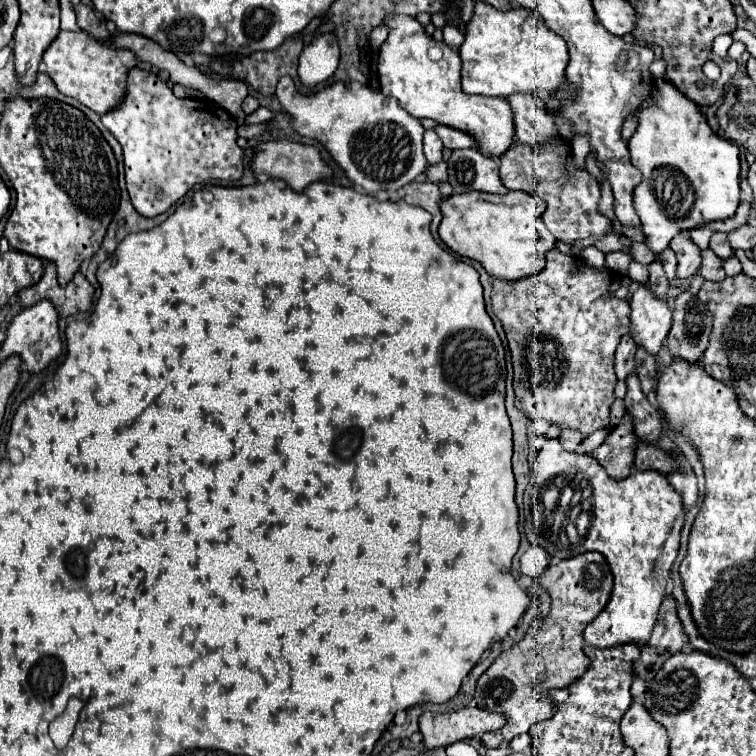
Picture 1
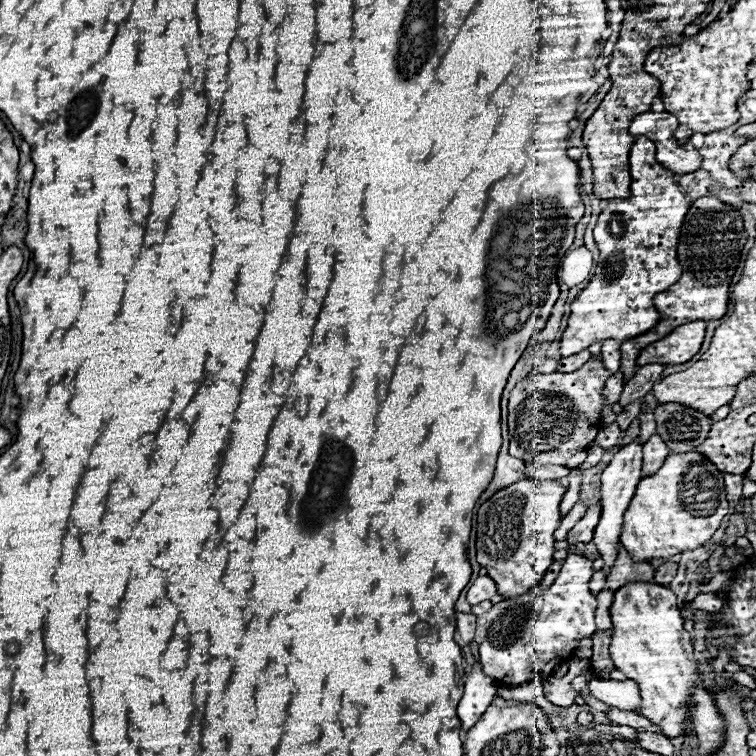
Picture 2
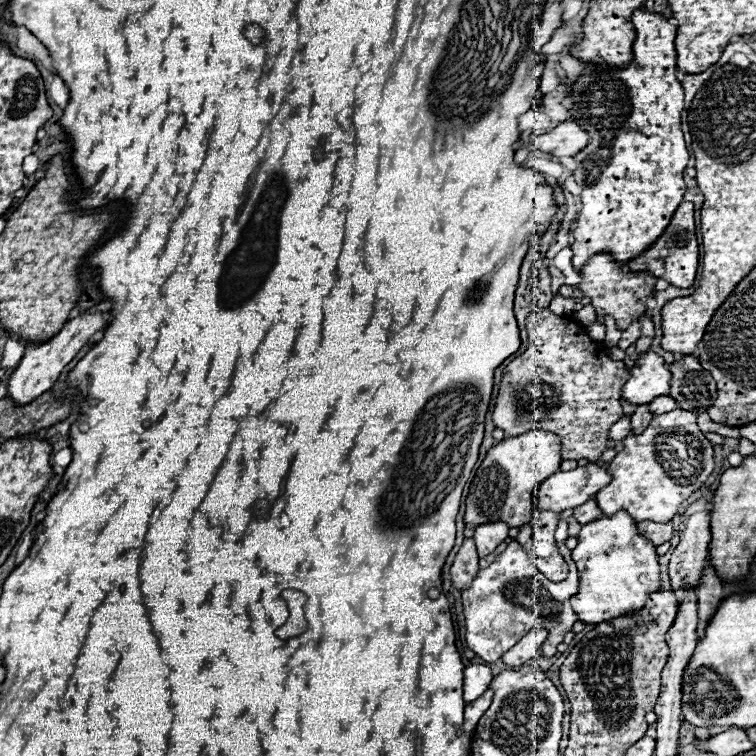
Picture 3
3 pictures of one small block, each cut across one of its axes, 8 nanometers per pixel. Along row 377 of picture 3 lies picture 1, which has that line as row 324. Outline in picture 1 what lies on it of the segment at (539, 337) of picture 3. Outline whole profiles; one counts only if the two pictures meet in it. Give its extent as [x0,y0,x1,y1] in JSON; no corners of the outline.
[492,248,628,434]

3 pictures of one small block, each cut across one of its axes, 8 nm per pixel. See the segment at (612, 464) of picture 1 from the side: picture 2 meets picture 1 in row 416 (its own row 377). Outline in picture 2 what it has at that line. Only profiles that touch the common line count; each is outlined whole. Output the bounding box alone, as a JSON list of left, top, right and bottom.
[620,196,748,382]

